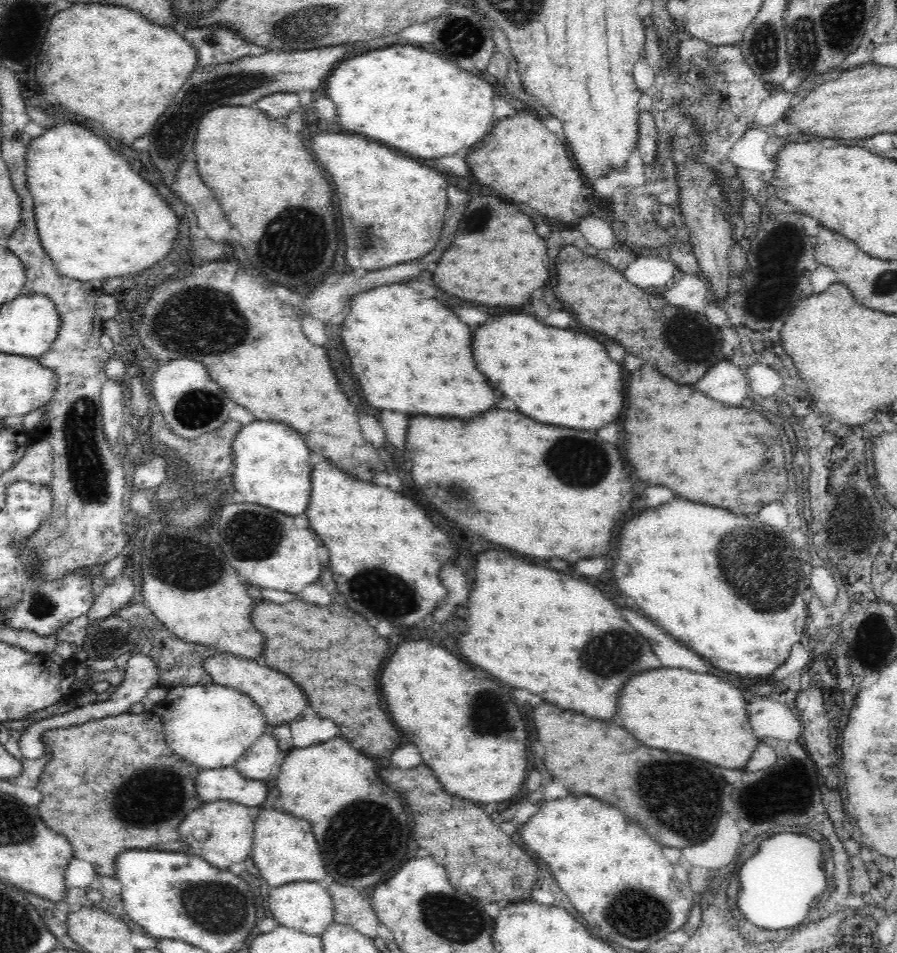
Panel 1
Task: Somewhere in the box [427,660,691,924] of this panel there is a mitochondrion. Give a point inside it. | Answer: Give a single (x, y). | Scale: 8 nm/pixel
(487, 718)

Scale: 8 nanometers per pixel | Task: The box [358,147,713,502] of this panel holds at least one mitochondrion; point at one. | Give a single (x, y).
(577, 462)

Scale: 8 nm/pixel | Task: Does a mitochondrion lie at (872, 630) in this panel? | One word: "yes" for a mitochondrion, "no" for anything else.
no

